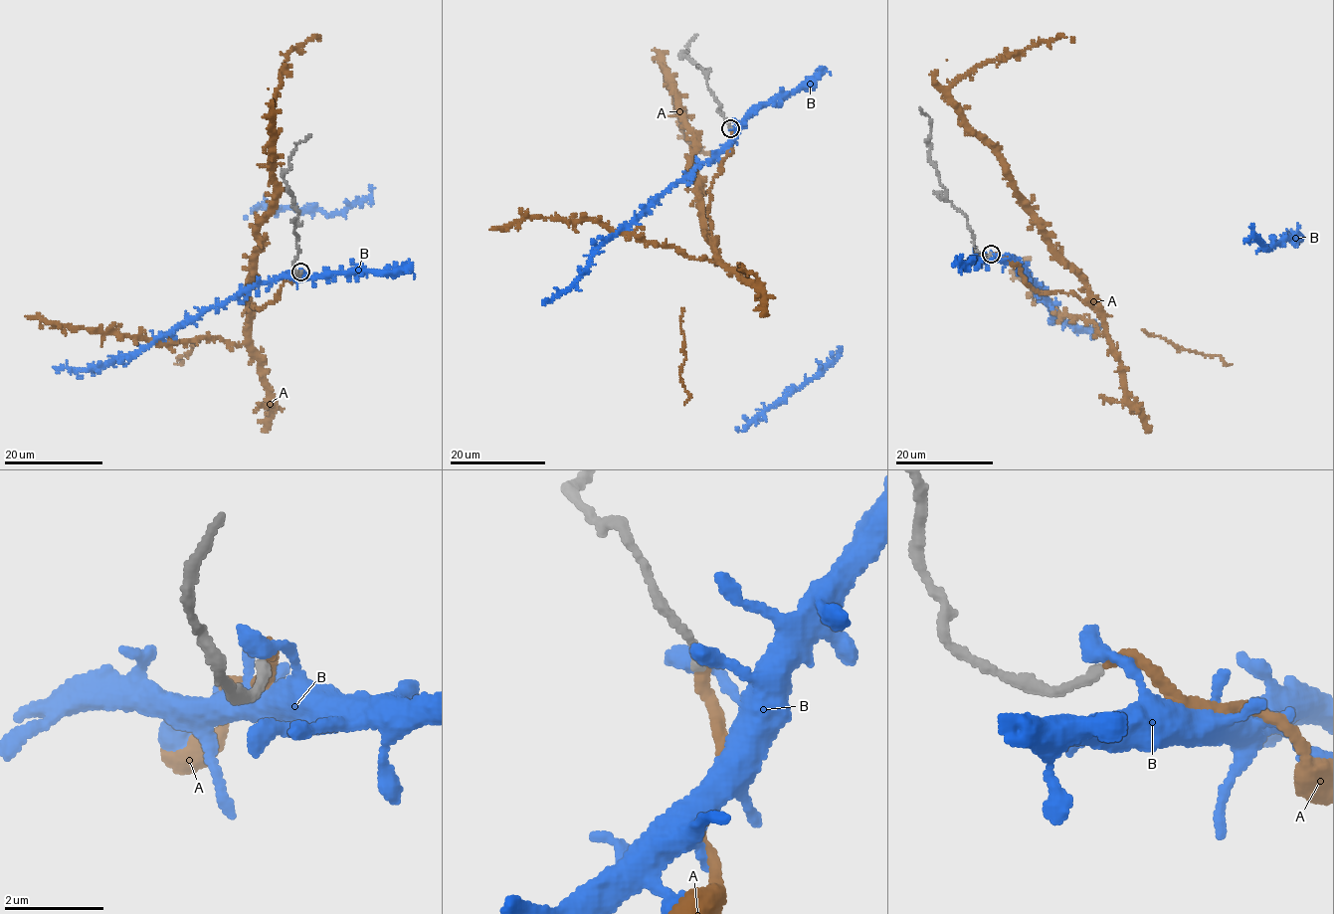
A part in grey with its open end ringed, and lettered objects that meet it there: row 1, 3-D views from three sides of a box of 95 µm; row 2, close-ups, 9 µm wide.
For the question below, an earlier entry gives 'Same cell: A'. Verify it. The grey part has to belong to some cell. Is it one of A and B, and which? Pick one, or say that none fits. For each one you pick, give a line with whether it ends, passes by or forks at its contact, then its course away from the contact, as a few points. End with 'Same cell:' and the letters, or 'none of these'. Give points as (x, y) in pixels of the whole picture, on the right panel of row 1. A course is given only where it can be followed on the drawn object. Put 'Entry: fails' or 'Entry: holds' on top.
Entry: holds
A: it ends there; it runs (991, 254), (1015, 263), (1035, 290), (1089, 297), (948, 89), (991, 60), (1056, 37), (1074, 41)
Same cell: A

